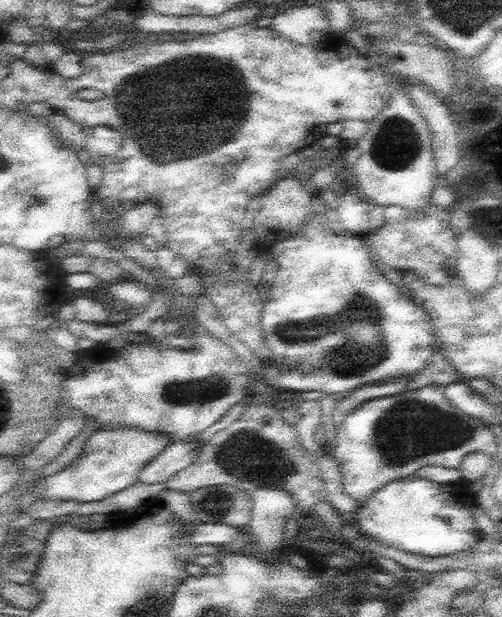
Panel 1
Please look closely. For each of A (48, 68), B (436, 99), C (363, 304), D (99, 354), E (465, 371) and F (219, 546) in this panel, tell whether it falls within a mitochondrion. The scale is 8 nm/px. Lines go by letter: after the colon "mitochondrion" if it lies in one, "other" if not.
A: other
B: other
C: mitochondrion
D: other
E: other
F: other

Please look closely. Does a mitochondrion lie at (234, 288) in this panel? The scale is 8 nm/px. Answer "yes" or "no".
no

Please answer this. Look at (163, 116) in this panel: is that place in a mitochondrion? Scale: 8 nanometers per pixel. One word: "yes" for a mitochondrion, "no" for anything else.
no

